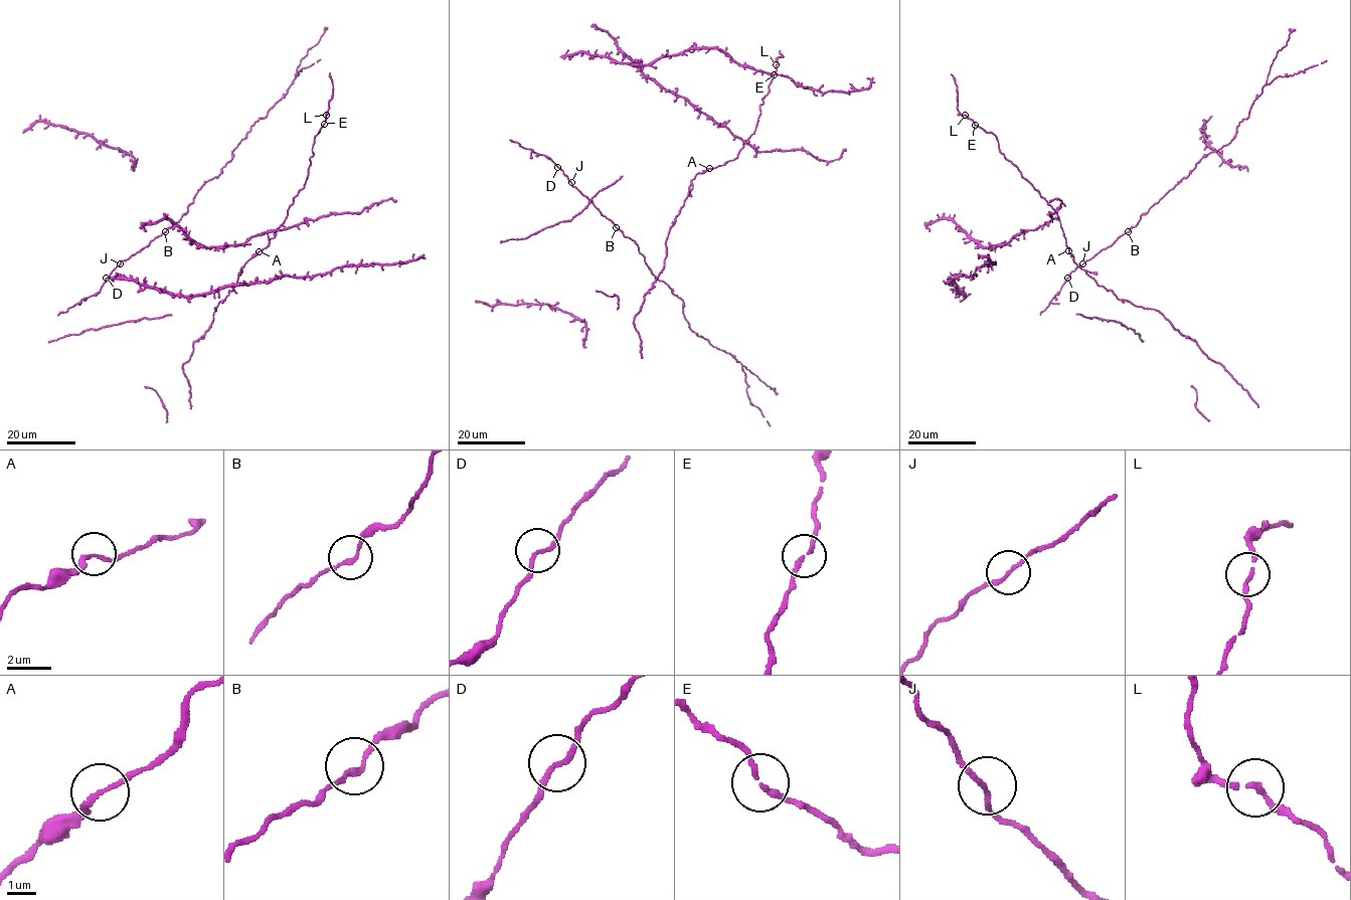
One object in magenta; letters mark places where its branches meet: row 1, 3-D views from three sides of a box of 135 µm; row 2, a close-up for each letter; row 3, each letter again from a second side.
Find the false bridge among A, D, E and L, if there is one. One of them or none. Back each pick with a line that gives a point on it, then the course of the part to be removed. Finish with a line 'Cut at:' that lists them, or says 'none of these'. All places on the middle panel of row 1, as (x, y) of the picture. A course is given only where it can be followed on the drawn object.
Cut at: none of these

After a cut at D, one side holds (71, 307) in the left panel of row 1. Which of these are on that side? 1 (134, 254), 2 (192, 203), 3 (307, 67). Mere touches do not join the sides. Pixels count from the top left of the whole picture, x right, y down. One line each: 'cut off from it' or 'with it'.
1: cut off from it
2: cut off from it
3: cut off from it

